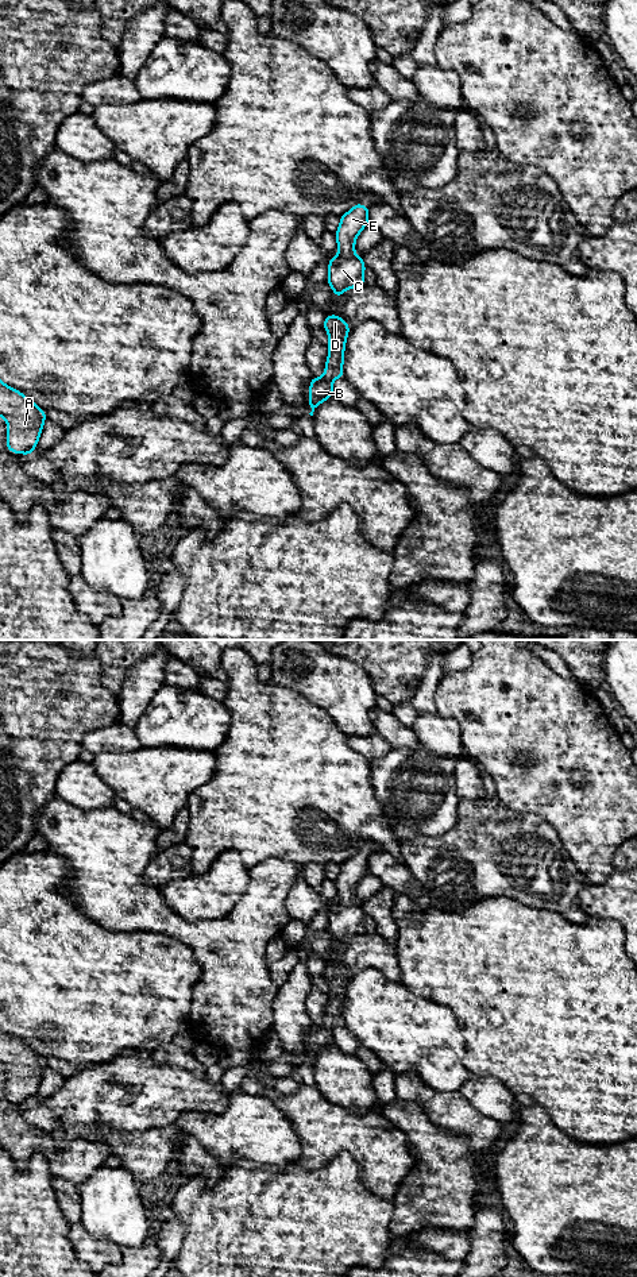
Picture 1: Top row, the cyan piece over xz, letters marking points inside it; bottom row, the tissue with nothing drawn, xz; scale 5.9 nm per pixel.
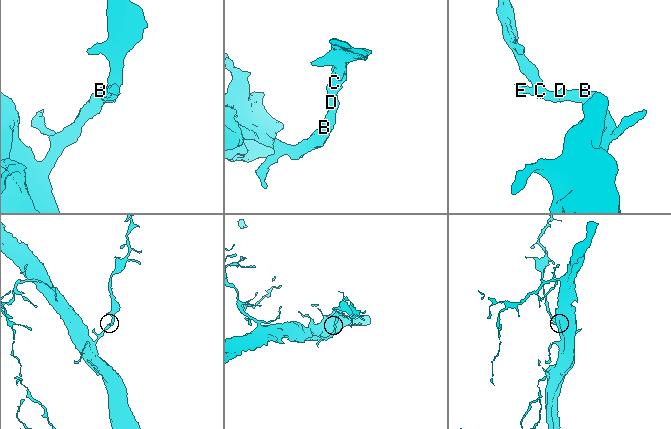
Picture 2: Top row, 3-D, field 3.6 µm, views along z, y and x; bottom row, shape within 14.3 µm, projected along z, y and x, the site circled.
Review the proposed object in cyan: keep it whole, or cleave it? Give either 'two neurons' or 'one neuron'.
one neuron

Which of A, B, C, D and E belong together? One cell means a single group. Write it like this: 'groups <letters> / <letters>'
groups A B C D E

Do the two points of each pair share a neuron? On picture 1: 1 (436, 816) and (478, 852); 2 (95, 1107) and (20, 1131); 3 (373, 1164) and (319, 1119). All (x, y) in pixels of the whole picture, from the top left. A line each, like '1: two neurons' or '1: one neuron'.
1: two neurons
2: two neurons
3: one neuron

